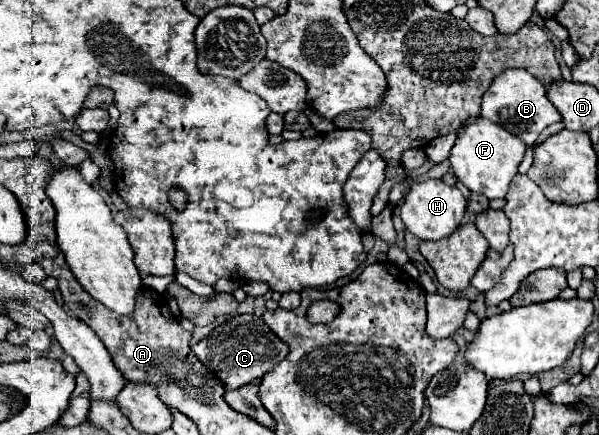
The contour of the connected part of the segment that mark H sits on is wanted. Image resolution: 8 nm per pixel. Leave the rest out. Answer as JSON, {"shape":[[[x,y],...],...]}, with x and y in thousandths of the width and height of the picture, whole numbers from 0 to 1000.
{"shape":[[[718,409],[711,418],[691,423],[668,469],[671,510],[701,552],[735,552],[751,543],[768,520],[775,487],[778,487],[778,455],[771,451],[771,441],[761,428],[748,428],[735,409]]]}

